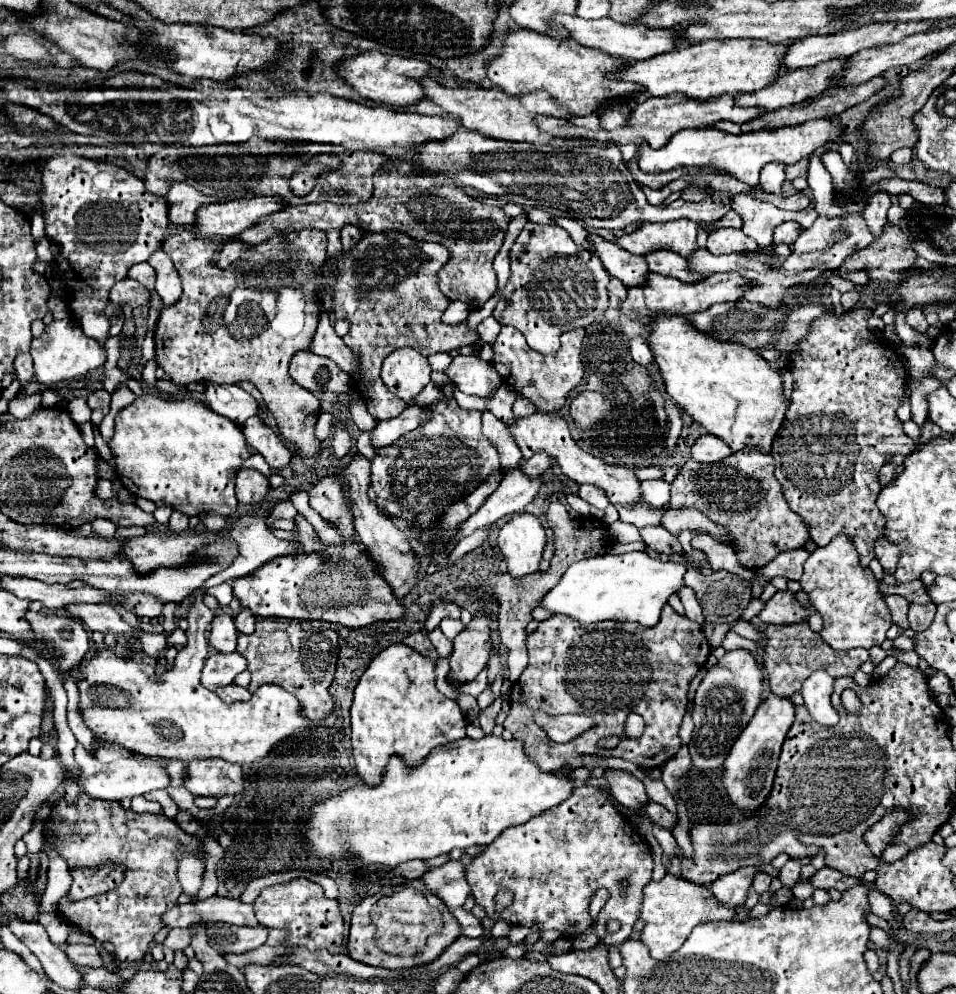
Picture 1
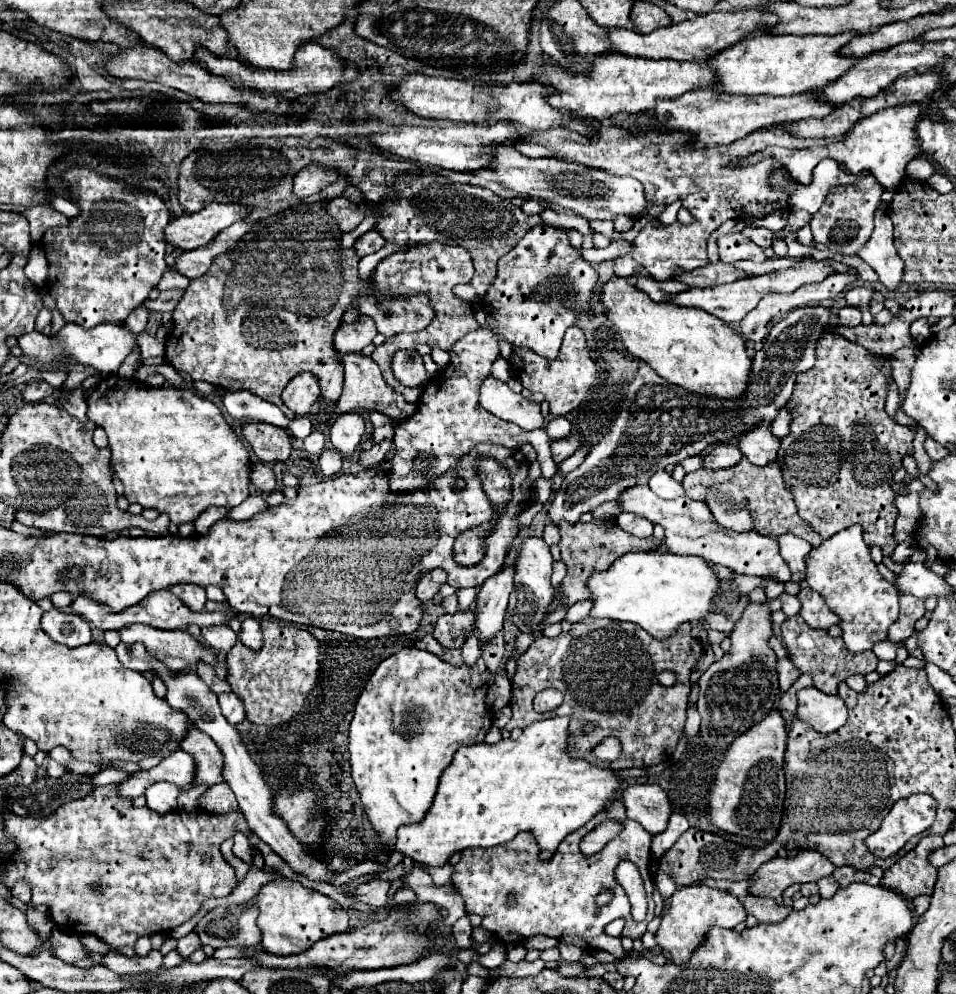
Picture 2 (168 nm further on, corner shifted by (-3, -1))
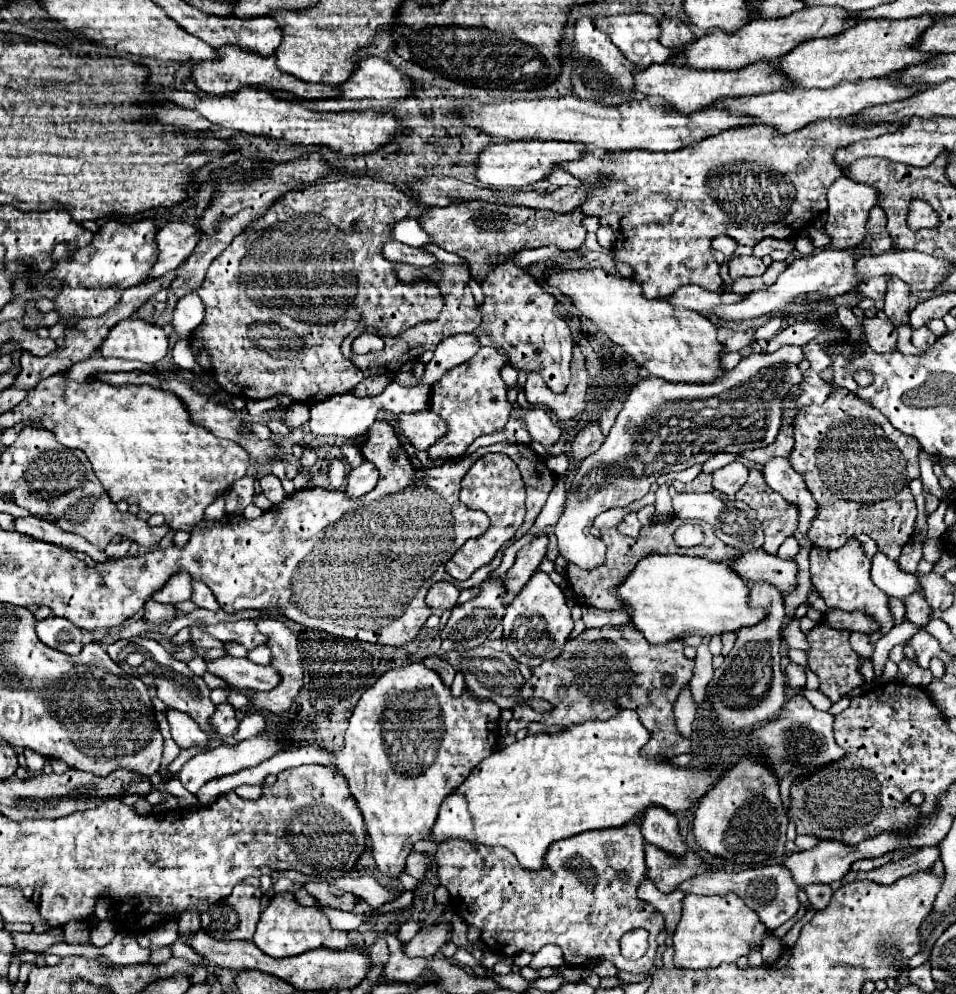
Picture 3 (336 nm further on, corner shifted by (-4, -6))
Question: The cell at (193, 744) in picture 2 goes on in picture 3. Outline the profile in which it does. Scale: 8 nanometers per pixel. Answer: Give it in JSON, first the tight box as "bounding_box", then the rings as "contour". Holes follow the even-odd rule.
{"bounding_box":[167,709,209,749],"contour":[[[169,709],[167,711],[167,721],[171,725],[171,735],[173,741],[181,747],[181,749],[189,749],[189,747],[199,747],[199,749],[207,749],[209,747],[209,735],[203,733],[199,729],[199,725],[181,711]]]}

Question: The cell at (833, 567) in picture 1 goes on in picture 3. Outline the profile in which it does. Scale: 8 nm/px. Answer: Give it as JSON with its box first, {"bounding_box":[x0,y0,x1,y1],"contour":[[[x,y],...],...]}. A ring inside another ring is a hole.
{"bounding_box":[811,537,893,645],"contour":[[[851,537],[843,547],[839,549],[811,549],[811,583],[813,589],[825,599],[827,607],[835,607],[841,611],[863,611],[867,613],[875,623],[879,623],[879,629],[869,635],[869,643],[875,645],[885,633],[893,629],[893,613],[889,609],[889,597],[875,587],[871,581],[871,559],[865,555],[863,545]]]}

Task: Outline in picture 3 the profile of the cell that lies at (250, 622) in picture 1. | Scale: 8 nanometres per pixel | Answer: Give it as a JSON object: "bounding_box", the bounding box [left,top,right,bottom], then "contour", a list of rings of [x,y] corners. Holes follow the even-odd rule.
{"bounding_box":[247,645,271,665],"contour":[[[257,645],[255,649],[249,651],[247,659],[253,661],[253,663],[257,663],[257,665],[269,665],[269,661],[271,661],[271,651],[269,651],[267,645]]]}

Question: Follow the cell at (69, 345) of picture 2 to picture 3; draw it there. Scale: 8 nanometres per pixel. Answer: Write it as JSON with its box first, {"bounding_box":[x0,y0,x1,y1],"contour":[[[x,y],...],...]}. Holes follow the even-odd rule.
{"bounding_box":[97,319,169,365],"contour":[[[125,319],[111,327],[111,333],[103,339],[103,345],[97,351],[101,357],[117,357],[155,365],[167,355],[169,337],[153,323]]]}

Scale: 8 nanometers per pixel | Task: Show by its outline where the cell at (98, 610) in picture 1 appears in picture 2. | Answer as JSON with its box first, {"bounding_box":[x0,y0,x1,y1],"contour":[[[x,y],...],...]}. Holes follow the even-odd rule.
{"bounding_box":[120,624,218,670],"contour":[[[136,624],[134,628],[124,628],[120,636],[128,644],[142,640],[146,648],[150,648],[150,652],[154,652],[154,656],[158,656],[158,660],[162,660],[170,670],[182,670],[198,662],[206,662],[212,668],[218,664],[218,656],[214,652],[206,650],[202,642],[182,630],[162,632],[158,628]]]}

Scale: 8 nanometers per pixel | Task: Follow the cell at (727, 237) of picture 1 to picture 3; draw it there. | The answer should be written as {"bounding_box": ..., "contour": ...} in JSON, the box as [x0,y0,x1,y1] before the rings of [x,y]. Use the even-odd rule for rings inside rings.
{"bounding_box":[727,255,767,279],"contour":[[[731,255],[731,259],[727,261],[727,267],[729,267],[729,275],[731,279],[737,279],[741,275],[761,275],[767,267],[765,263],[755,257],[755,255]]]}

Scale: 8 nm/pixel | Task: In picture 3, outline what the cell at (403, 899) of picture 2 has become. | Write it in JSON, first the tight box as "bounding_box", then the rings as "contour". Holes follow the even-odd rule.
{"bounding_box":[397,921,421,943],"contour":[[[405,921],[405,923],[399,927],[397,937],[399,937],[401,943],[409,943],[409,941],[415,937],[415,933],[417,933],[419,929],[421,929],[421,927],[419,927],[417,921]]]}

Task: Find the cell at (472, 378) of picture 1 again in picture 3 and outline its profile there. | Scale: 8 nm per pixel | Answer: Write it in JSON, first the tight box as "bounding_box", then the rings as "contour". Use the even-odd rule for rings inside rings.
{"bounding_box":[511,403,559,449],"contour":[[[513,403],[513,409],[511,409],[511,417],[519,417],[531,439],[533,441],[539,441],[541,445],[545,445],[547,449],[559,439],[559,427],[551,421],[551,417],[547,415],[545,409],[523,409],[519,403]]]}

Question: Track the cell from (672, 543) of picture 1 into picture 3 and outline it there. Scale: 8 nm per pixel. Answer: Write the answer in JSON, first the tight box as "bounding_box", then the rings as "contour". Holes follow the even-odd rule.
{"bounding_box":[617,513,641,537],"contour":[[[629,513],[617,527],[623,535],[629,535],[629,537],[639,537],[639,531],[641,531],[641,523],[637,519],[635,513]]]}

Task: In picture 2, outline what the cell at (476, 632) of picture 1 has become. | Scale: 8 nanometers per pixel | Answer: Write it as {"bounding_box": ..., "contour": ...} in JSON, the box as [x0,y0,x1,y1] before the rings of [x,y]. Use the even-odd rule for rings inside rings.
{"bounding_box":[476,562,516,644],"contour":[[[516,562],[504,566],[490,580],[486,580],[486,584],[480,586],[478,600],[476,600],[476,612],[478,612],[476,630],[478,630],[480,644],[488,642],[494,634],[502,630],[508,596],[514,588],[514,574],[516,574]]]}

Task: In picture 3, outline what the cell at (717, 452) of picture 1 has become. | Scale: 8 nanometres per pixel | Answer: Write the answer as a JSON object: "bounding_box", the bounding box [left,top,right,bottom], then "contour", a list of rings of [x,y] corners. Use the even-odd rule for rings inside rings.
{"bounding_box":[713,461,747,495],"contour":[[[733,461],[717,471],[713,471],[713,487],[727,493],[735,495],[747,481],[747,467],[739,461]]]}

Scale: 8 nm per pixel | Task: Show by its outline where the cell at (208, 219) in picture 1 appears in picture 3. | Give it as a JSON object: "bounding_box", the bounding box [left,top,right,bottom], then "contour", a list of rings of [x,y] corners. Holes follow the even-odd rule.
{"bounding_box":[149,223,203,277],"contour":[[[167,223],[157,233],[157,249],[159,257],[153,265],[149,277],[161,277],[173,269],[177,269],[197,247],[199,239],[203,237],[203,231],[189,225],[189,223]]]}

